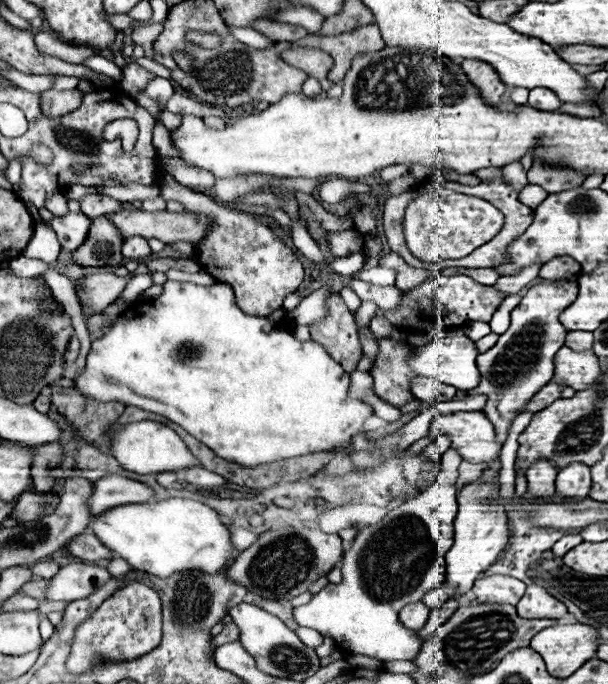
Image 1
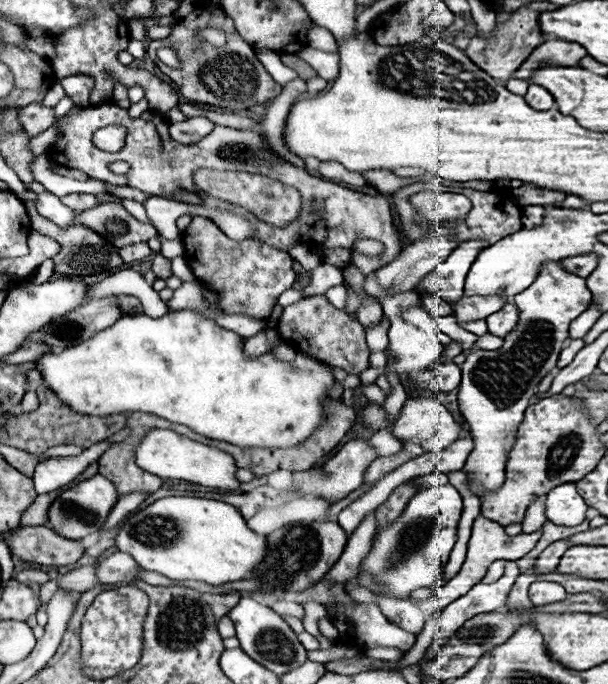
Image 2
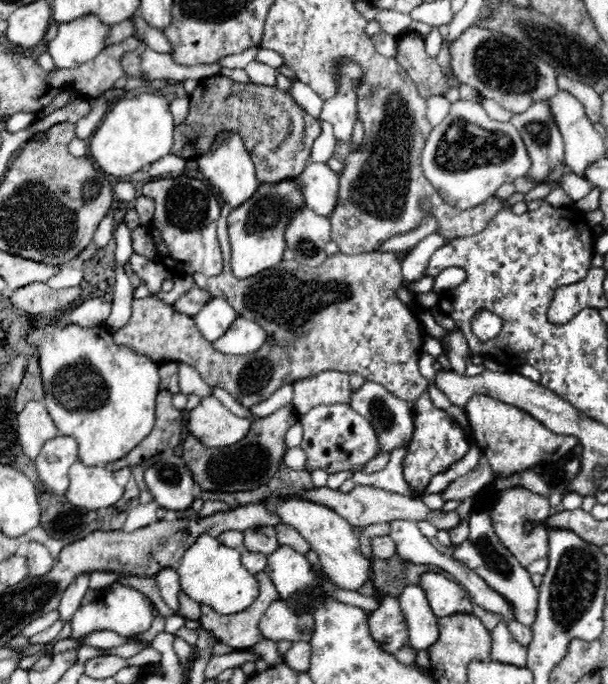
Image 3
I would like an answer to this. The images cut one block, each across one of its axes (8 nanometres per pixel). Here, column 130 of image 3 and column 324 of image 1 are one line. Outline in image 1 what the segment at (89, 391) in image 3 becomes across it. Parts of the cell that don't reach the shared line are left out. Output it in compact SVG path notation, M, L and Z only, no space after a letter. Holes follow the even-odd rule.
M166 282L162 296L148 300L148 302L138 302L132 304L124 316L98 340L92 342L92 350L86 356L86 364L80 372L76 372L74 378L74 388L88 400L96 402L122 402L126 406L138 406L148 412L156 412L166 416L168 420L176 422L182 426L188 434L204 442L208 448L212 448L218 456L240 462L244 466L258 466L264 462L272 460L284 460L292 456L304 456L308 452L322 452L322 450L332 450L340 448L352 442L352 436L358 436L362 432L364 420L372 414L372 408L364 402L348 398L348 386L350 386L350 376L336 364L320 344L314 340L300 342L292 336L292 330L286 326L286 322L270 322L266 318L258 316L248 316L244 314L236 302L234 302L234 292L228 284L212 284L212 286L198 286L192 282Z

